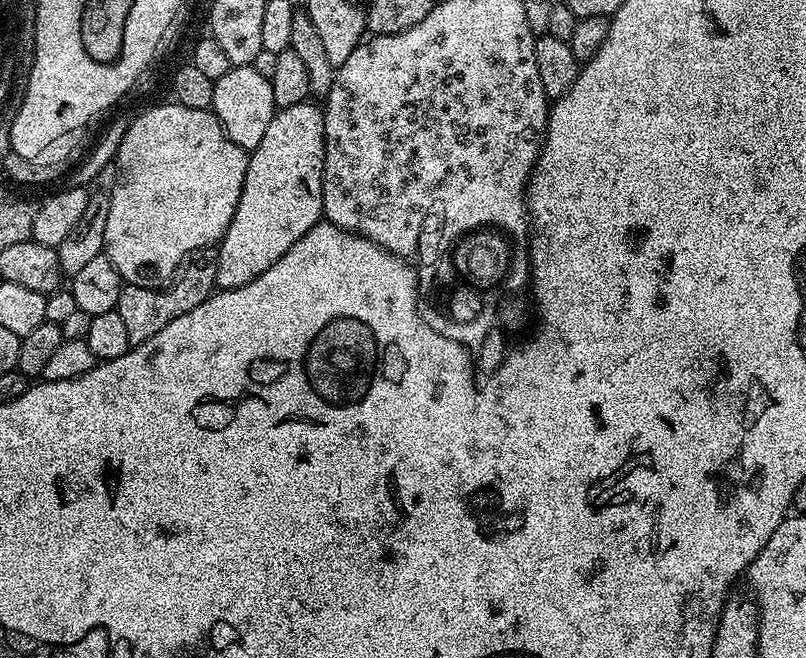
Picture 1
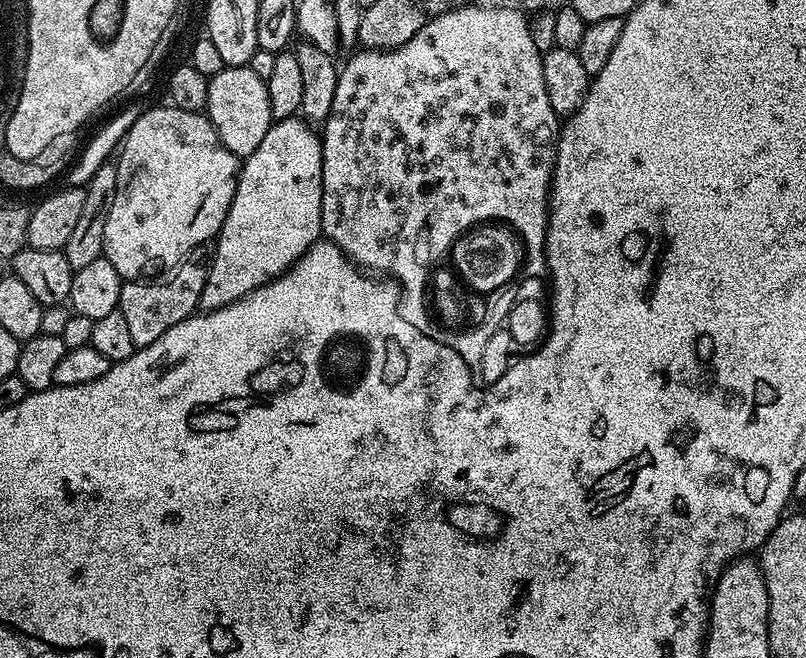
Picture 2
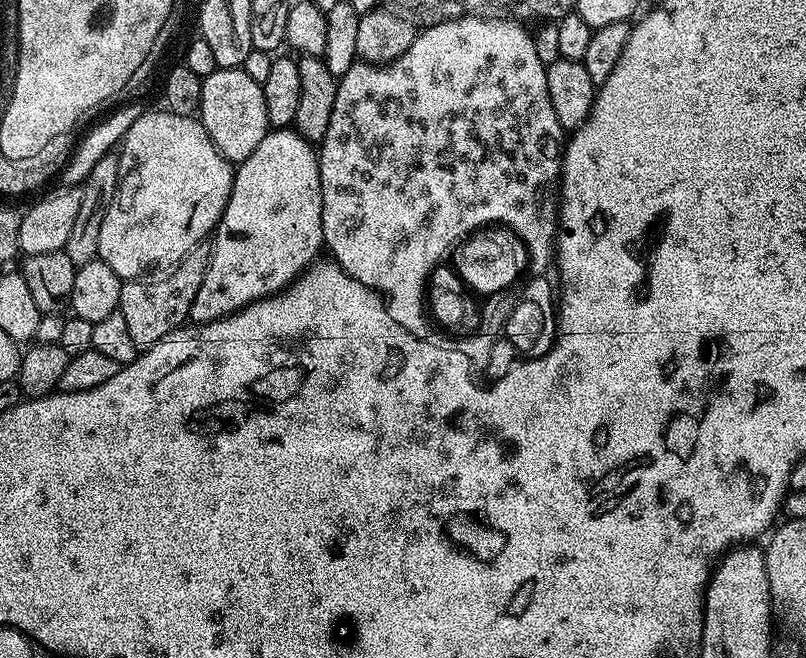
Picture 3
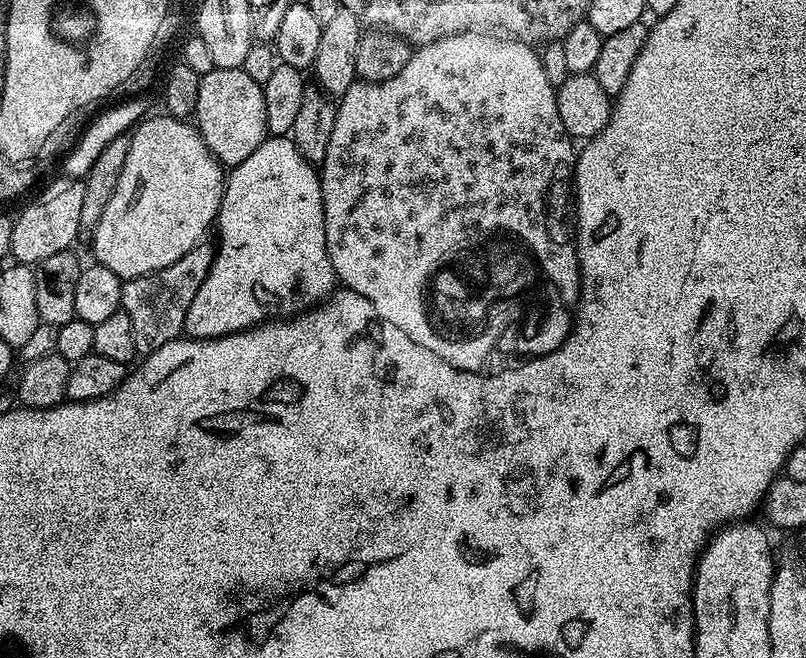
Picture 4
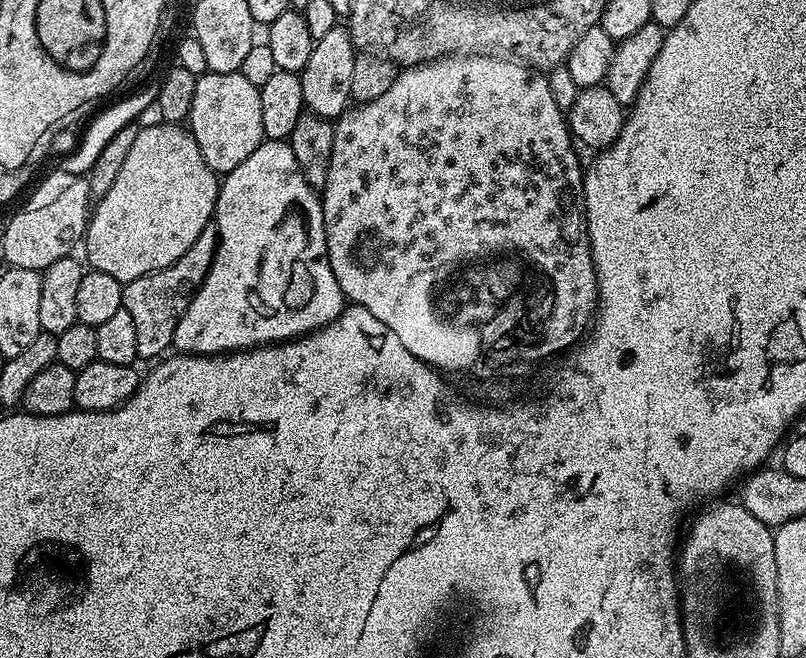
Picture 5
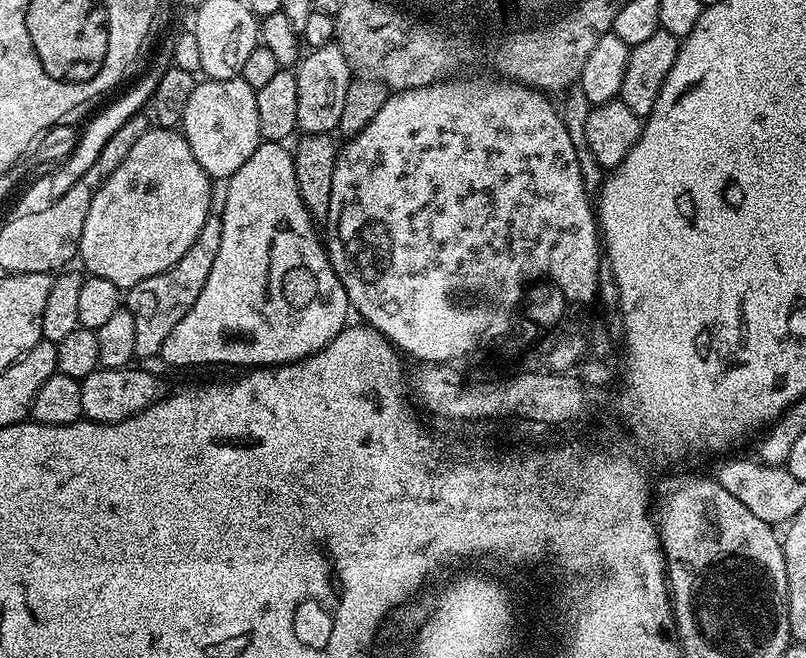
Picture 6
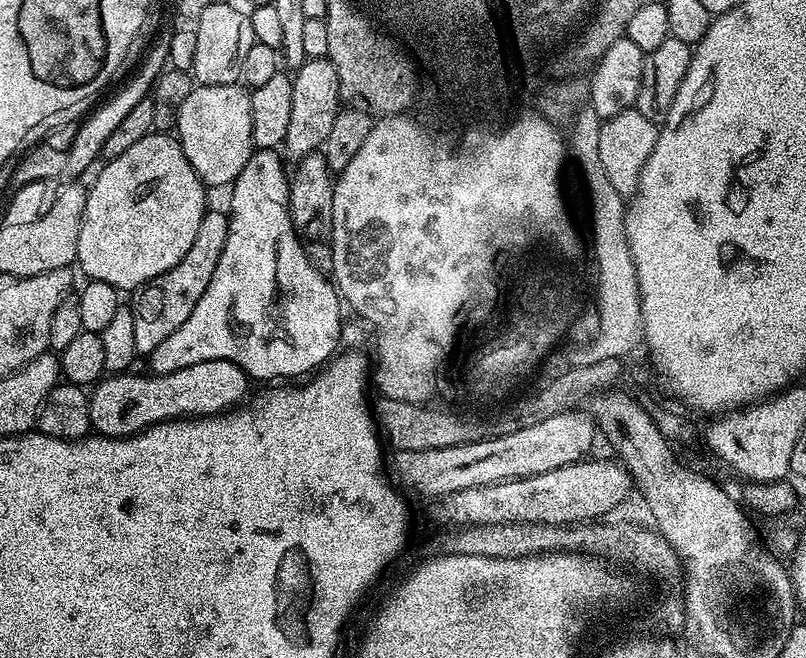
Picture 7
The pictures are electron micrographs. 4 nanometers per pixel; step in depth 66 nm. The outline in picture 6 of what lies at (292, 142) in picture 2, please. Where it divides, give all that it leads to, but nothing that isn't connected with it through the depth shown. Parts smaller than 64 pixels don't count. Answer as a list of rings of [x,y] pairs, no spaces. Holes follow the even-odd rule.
[[[262,142],[250,158],[246,158],[243,166],[238,166],[234,175],[226,181],[228,189],[224,192],[224,212],[219,213],[222,222],[222,247],[218,249],[218,258],[214,258],[214,266],[210,269],[210,278],[206,278],[206,286],[202,286],[202,294],[186,310],[186,318],[170,330],[170,338],[162,342],[159,359],[165,360],[172,368],[188,368],[191,364],[241,364],[241,369],[251,370],[254,368],[267,368],[274,364],[294,364],[297,360],[305,360],[313,356],[318,350],[322,350],[342,329],[349,323],[350,305],[348,295],[338,278],[338,274],[328,261],[328,250],[325,241],[316,233],[317,221],[313,220],[308,208],[302,202],[302,194],[298,190],[298,178],[294,174],[294,162],[292,152],[284,149],[285,145],[280,142]]]

